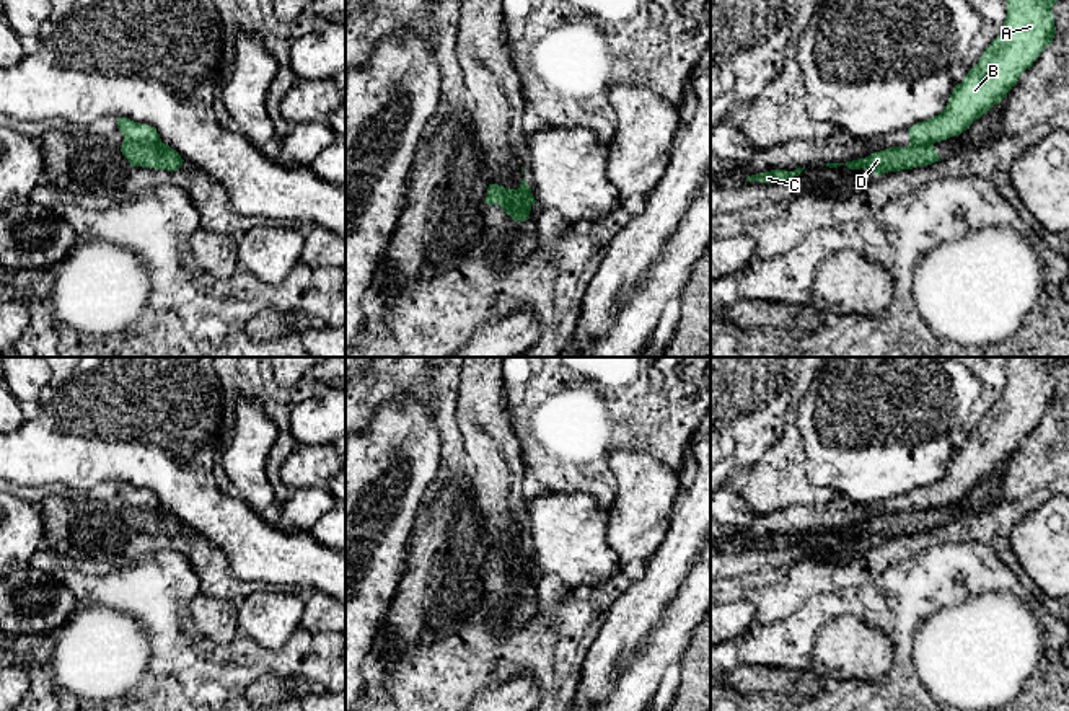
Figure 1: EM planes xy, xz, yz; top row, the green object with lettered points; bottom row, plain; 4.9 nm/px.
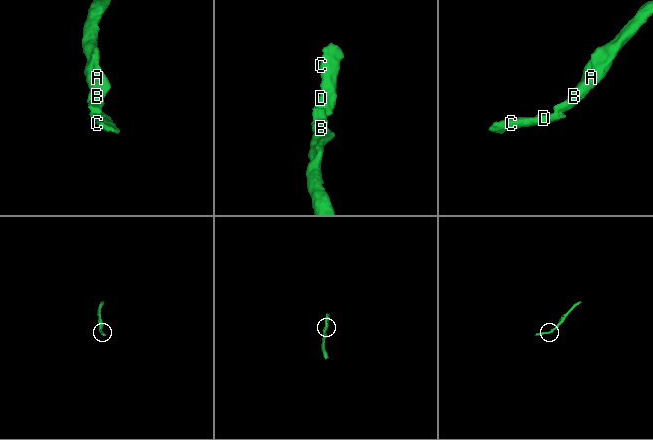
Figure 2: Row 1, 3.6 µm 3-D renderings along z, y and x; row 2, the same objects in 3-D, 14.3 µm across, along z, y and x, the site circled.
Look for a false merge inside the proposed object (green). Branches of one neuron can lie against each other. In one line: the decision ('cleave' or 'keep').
cleave

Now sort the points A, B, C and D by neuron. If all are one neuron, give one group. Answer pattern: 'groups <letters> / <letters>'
groups A B / C D

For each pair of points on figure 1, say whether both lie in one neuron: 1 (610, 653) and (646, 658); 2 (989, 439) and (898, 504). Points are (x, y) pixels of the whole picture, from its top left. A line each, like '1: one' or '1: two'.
1: two
2: one

